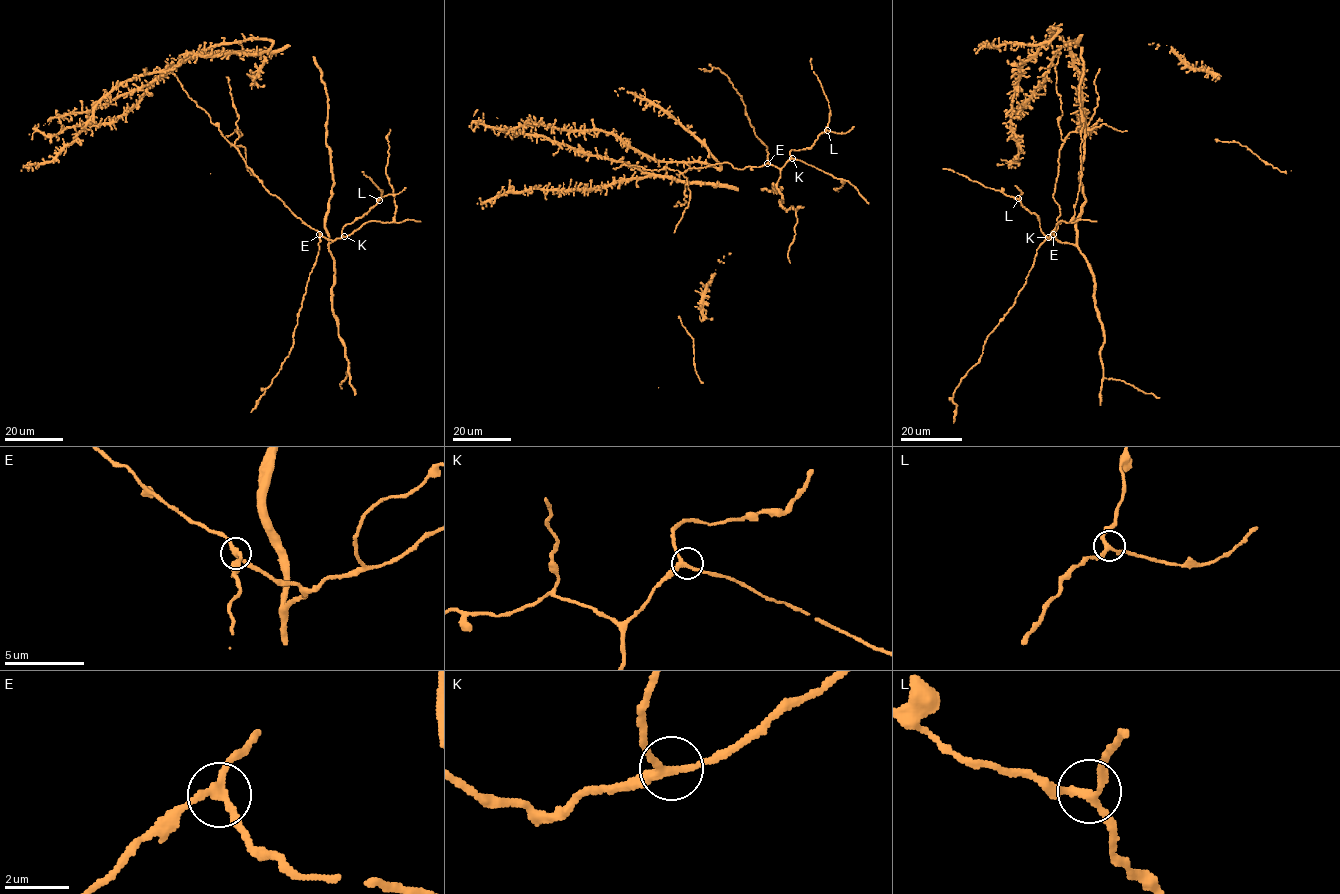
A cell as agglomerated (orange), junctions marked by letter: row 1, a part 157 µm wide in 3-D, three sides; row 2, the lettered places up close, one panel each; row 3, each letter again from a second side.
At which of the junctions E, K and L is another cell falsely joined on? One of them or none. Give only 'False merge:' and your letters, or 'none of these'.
False merge: none of these

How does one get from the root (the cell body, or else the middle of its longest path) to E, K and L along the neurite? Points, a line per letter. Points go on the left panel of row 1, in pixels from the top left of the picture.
E: (177, 78), (188, 96), (208, 114), (210, 121), (237, 150), (262, 186), (319, 234)
K: (177, 78), (188, 96), (208, 114), (210, 121), (237, 150), (270, 193), (327, 238), (334, 241), (344, 236)
L: (177, 78), (262, 186), (323, 236), (341, 238), (343, 227), (366, 214), (379, 200)

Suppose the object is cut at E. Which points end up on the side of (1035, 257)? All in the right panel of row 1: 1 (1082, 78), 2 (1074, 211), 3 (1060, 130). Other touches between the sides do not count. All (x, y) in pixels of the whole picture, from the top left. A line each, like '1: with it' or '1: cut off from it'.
1: cut off from it
2: cut off from it
3: with it

